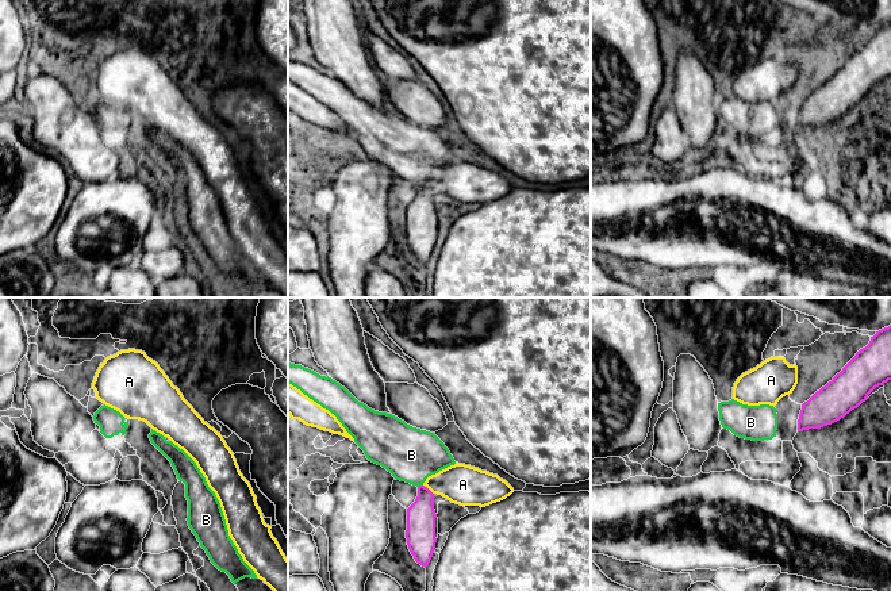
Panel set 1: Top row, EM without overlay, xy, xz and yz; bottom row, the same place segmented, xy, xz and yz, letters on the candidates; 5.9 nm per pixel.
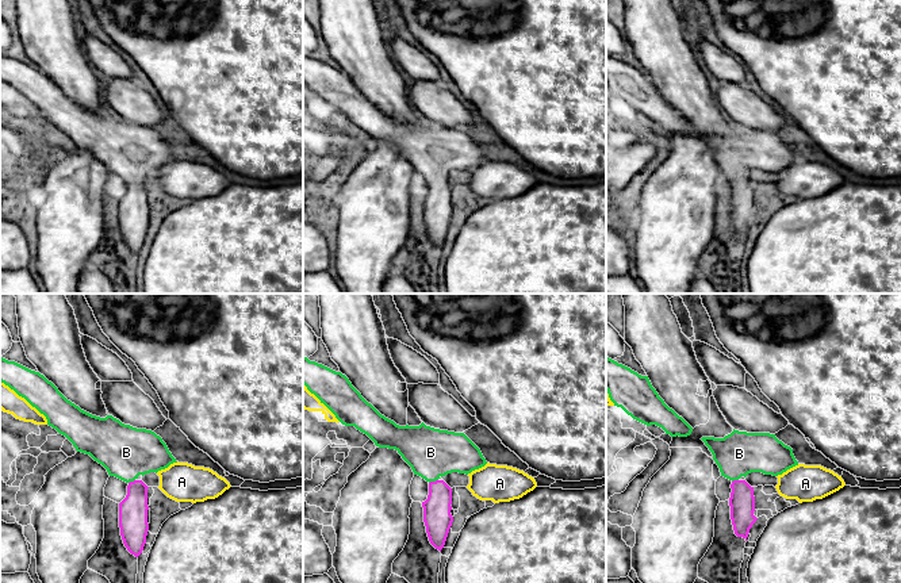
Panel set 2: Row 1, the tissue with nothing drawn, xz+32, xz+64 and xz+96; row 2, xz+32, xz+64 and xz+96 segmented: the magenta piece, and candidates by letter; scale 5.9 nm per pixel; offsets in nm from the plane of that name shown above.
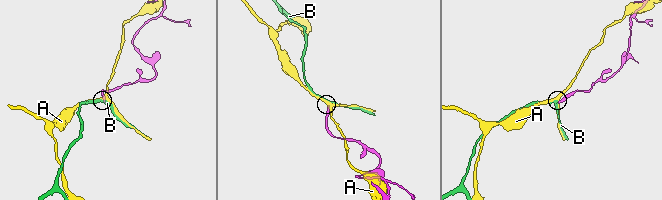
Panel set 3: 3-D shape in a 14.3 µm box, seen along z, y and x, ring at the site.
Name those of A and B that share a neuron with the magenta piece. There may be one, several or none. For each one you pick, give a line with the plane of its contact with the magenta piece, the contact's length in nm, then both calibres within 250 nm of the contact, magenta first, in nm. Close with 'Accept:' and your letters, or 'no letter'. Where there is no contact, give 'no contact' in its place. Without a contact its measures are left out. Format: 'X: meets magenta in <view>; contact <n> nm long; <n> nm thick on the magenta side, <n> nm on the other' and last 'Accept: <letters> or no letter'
B: meets magenta in xz; contact 40 nm long; 180 nm thick on the magenta side, 320 nm on the other
Accept: B

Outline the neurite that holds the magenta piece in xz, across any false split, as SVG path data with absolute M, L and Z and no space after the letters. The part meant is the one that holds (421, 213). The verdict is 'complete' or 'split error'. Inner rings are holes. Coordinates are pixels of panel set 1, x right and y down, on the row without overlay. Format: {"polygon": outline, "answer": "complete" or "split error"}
{"polygon": "M288 60L288 80L334 111L369 158L418 184L418 193L407 206L406 235L415 258L426 265L435 247L437 211L434 191L423 180L456 161L449 146L434 130L369 105L329 73Z", "answer": "split error"}

